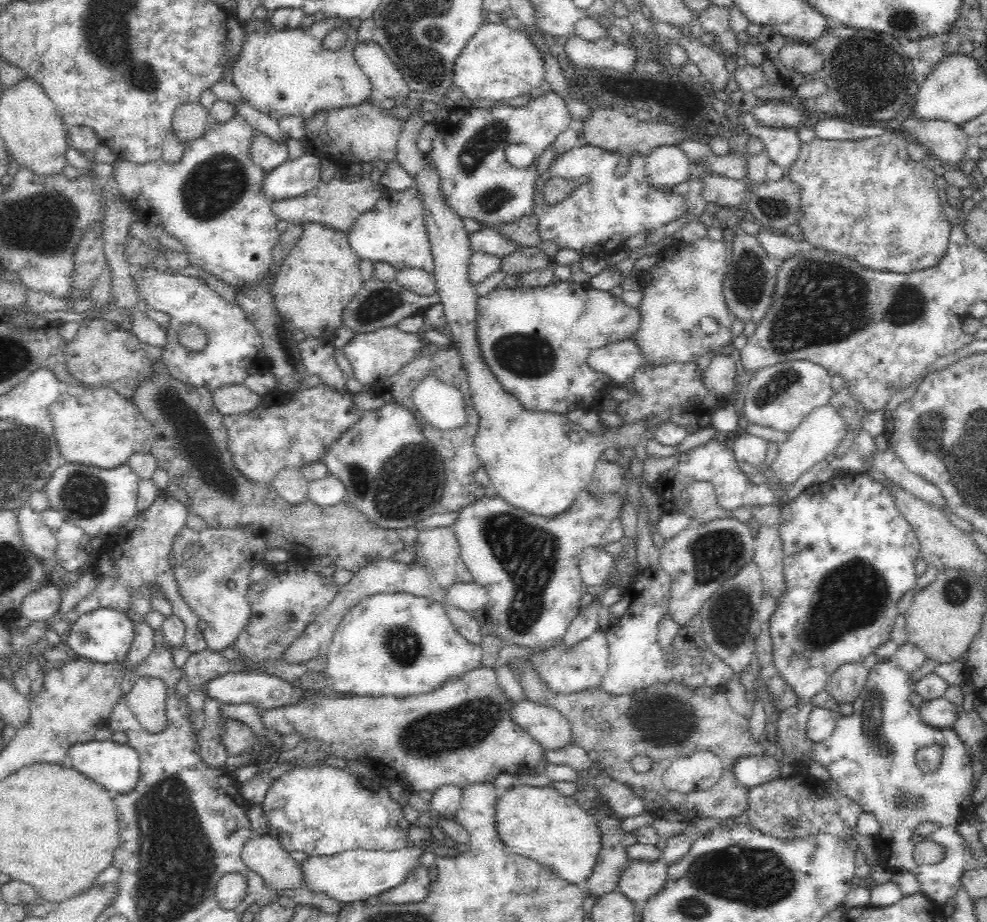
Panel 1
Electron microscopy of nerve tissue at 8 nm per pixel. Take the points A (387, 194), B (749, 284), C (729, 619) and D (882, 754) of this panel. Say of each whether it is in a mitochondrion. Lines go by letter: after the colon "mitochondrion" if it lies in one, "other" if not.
A: other
B: mitochondrion
C: mitochondrion
D: mitochondrion

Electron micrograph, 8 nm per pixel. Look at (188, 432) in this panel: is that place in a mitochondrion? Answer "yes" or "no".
yes

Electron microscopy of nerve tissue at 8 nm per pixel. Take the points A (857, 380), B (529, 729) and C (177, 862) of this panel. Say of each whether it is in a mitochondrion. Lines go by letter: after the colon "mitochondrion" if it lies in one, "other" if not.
A: other
B: other
C: mitochondrion

